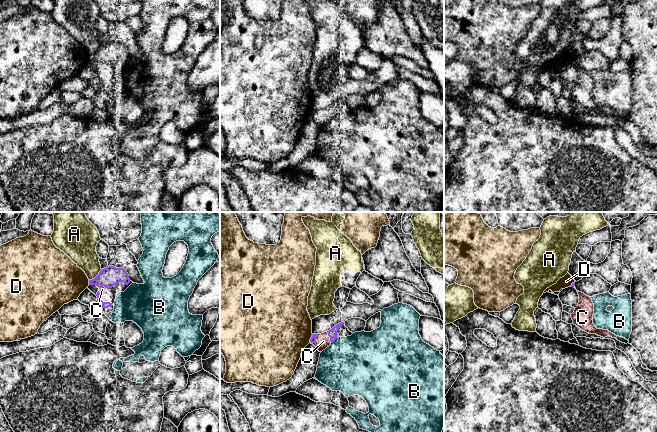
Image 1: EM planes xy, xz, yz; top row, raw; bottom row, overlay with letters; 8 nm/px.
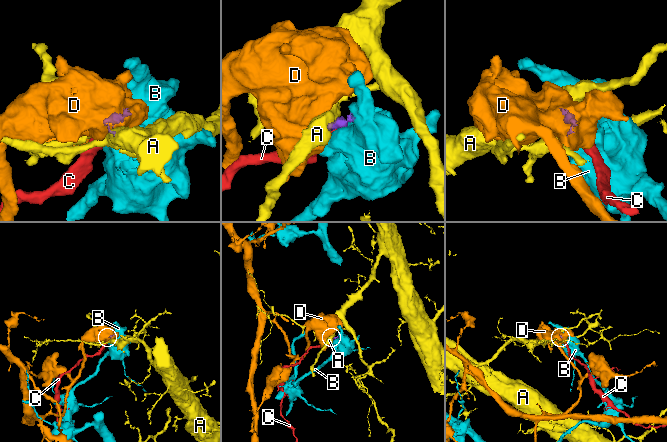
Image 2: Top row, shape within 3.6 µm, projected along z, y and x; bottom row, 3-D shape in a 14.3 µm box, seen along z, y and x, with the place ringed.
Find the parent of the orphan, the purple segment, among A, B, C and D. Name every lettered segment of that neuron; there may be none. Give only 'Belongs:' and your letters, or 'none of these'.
Belongs: C

